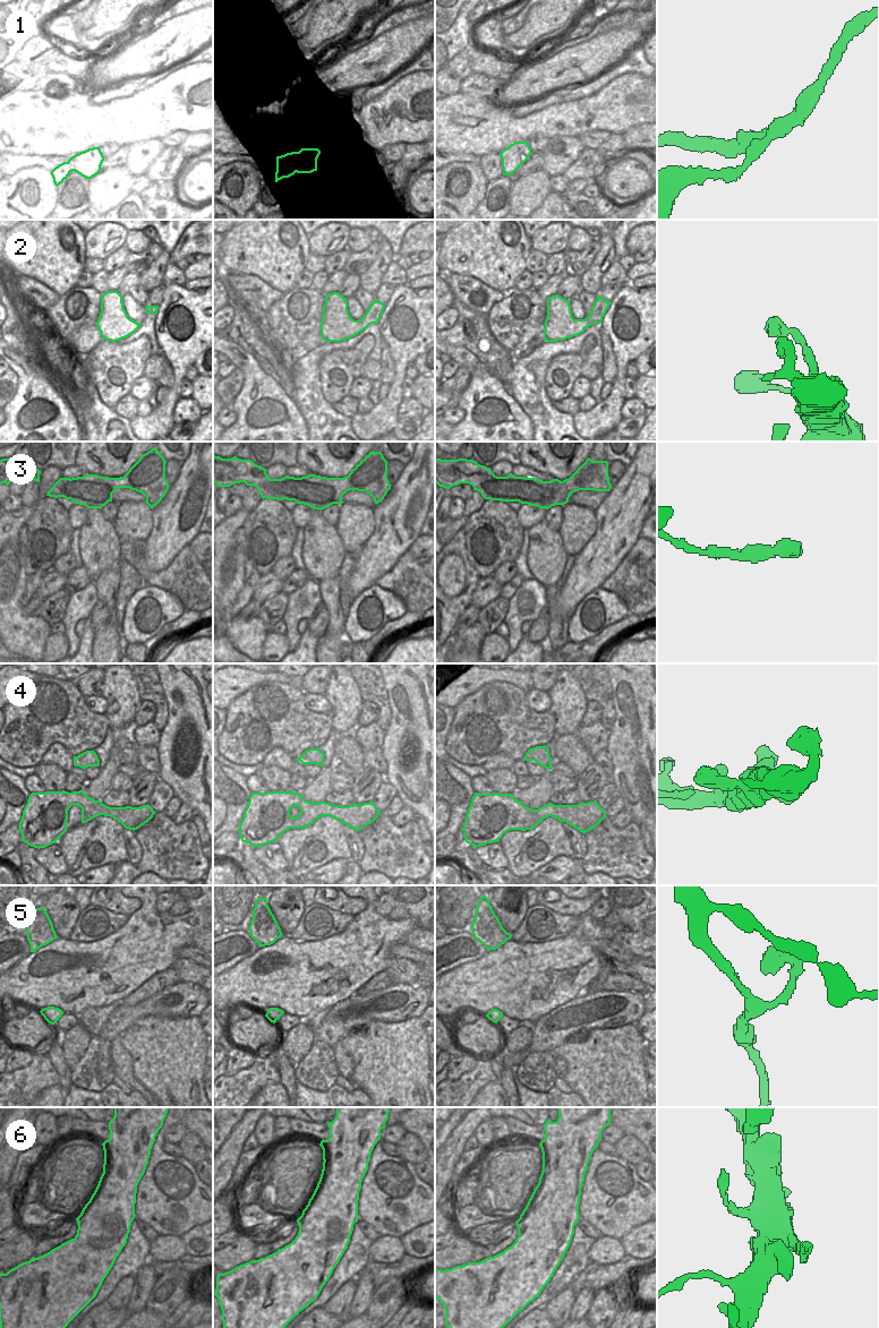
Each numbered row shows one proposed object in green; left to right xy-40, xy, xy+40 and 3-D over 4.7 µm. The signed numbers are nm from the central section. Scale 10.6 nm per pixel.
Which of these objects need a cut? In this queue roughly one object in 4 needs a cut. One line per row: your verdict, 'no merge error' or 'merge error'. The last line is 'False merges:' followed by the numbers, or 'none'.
1: merge error
2: no merge error
3: no merge error
4: no merge error
5: no merge error
6: merge error
False merges: 1, 6

